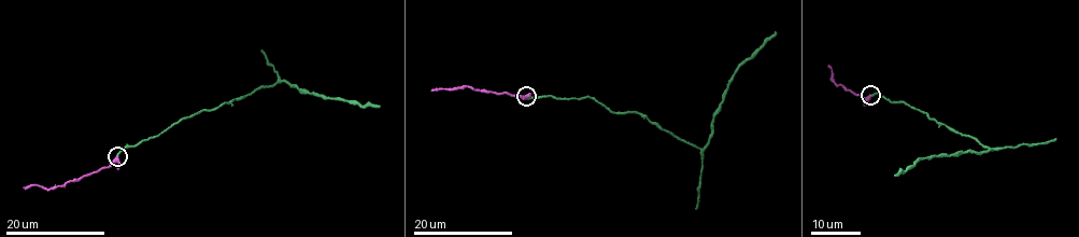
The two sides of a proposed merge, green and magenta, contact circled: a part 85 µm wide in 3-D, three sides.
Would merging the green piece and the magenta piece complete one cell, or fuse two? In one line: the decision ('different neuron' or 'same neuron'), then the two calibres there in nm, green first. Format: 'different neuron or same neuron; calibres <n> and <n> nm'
same neuron; calibres 220 and 380 nm

